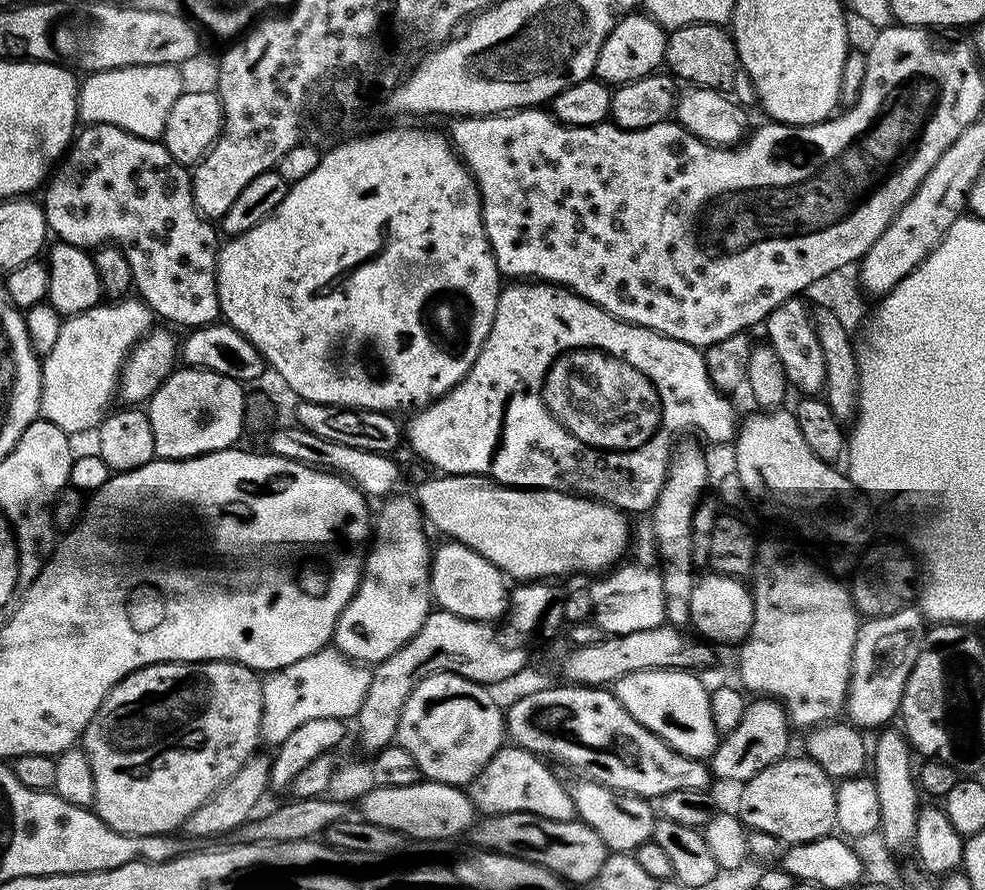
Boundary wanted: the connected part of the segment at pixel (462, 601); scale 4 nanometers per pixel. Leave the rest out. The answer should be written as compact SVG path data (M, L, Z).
M444 543L448 544L437 547L432 554L432 599L435 607L471 620L499 621L510 607L510 584L507 584L505 573L465 544Z

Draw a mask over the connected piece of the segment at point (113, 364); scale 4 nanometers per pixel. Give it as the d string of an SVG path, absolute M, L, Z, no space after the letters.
M116 298L107 304L101 302L96 307L69 316L61 323L58 340L47 356L43 357L40 369L40 416L54 422L64 432L88 432L99 428L100 421L109 411L112 396L117 395L120 369L123 368L129 352L136 347L142 336L147 336L154 324L154 313L139 298Z

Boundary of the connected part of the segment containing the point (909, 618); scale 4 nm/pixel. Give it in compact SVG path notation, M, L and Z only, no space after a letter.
M910 604L894 614L874 616L863 621L858 639L854 642L846 705L847 719L857 728L880 730L891 725L892 719L897 719L902 694L924 643L927 628L927 621L919 607Z

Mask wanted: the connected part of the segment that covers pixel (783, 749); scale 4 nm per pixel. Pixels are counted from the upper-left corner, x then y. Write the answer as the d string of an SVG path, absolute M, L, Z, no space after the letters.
M756 698L746 706L746 714L742 714L742 722L732 732L723 733L717 743L715 752L710 757L710 767L713 777L719 780L737 780L743 782L754 778L766 766L785 759L788 749L788 710L778 700L771 698Z

